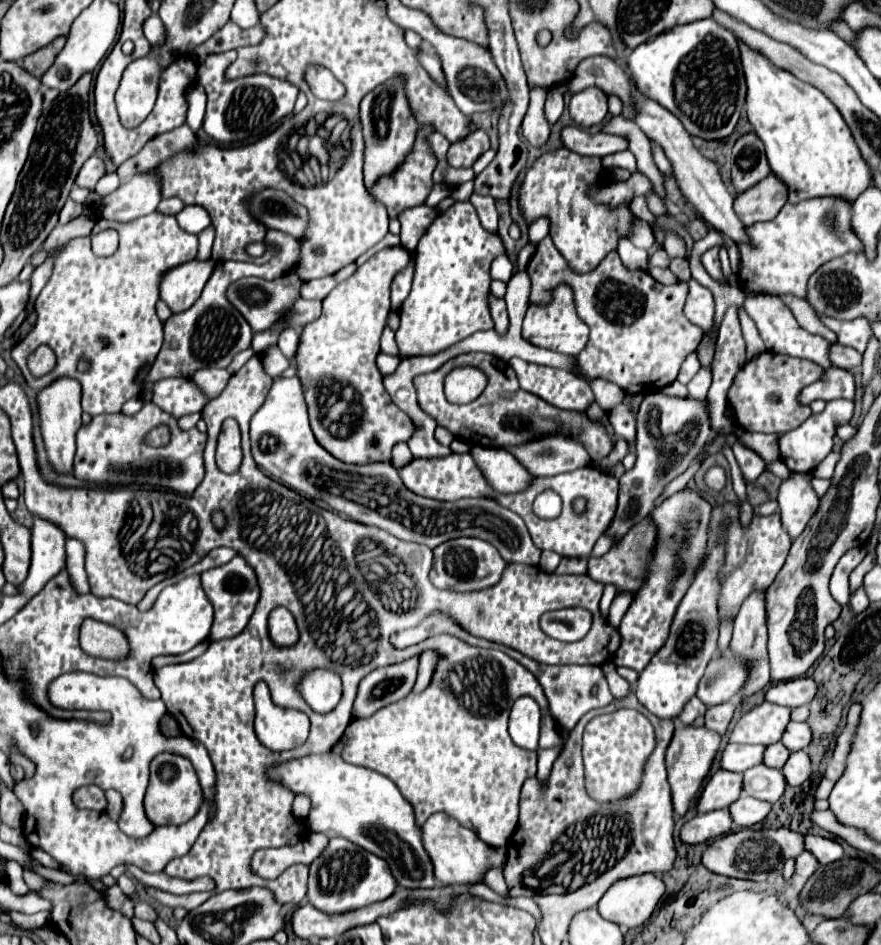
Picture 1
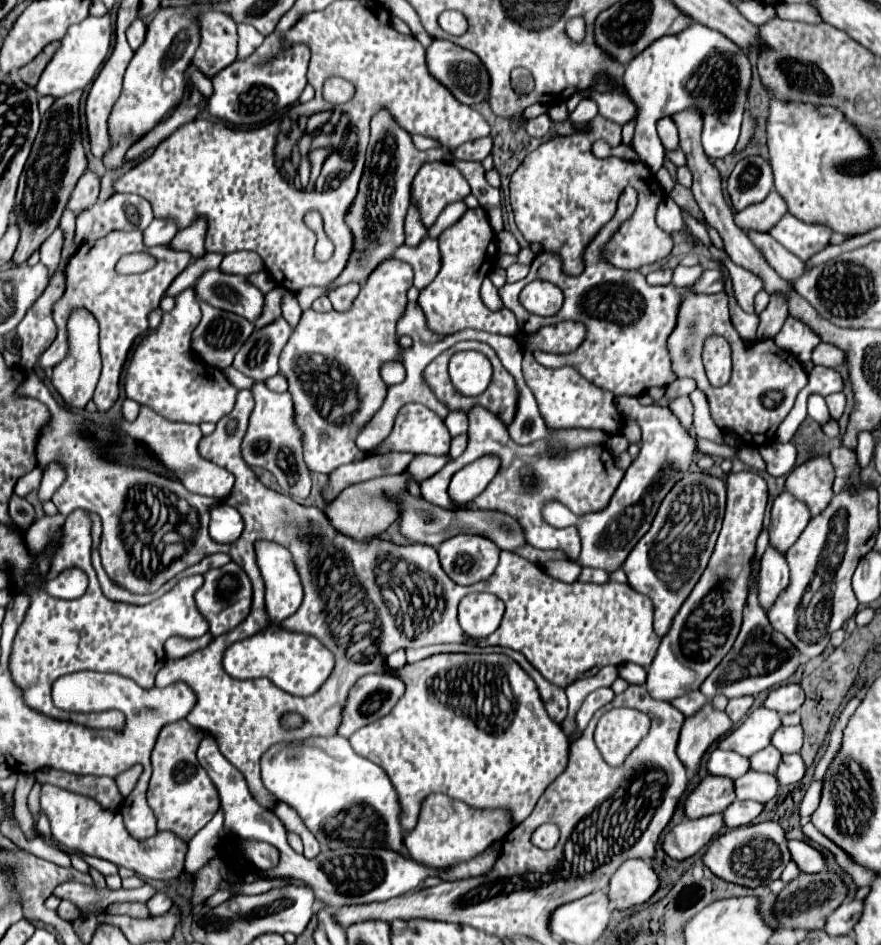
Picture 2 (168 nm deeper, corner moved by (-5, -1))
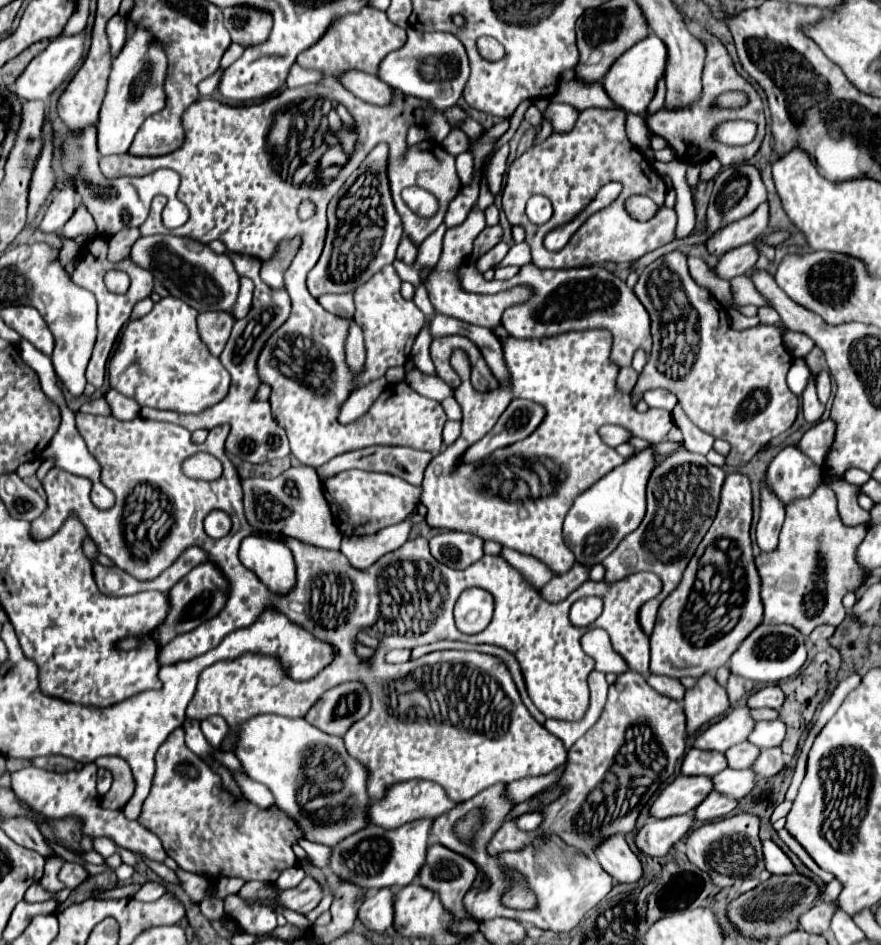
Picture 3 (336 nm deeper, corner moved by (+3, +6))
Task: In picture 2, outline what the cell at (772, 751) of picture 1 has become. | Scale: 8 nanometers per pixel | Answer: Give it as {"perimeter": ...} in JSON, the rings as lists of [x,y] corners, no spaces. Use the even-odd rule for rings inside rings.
{"perimeter":[[[768,745],[766,749],[762,749],[750,757],[750,769],[774,775],[780,759],[782,759],[782,753],[778,753],[778,749],[774,749],[772,745]]]}

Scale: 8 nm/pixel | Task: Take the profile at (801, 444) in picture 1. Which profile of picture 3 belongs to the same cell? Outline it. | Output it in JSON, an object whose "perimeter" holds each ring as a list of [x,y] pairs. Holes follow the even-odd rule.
{"perimeter":[[[820,372],[816,376],[816,390],[818,390],[820,402],[826,404],[830,398],[830,376],[828,376],[828,372]]]}

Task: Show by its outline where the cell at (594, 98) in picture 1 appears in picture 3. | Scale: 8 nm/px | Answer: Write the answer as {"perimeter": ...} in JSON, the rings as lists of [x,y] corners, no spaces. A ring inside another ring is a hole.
{"perimeter":[[[552,102],[552,104],[548,106],[544,118],[552,120],[554,130],[570,130],[570,128],[574,126],[578,114],[580,114],[580,112],[578,112],[574,106],[570,106],[570,104],[554,104],[554,102]]]}

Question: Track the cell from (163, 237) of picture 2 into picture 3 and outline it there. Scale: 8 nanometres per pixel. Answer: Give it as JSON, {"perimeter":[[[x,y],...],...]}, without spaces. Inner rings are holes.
{"perimeter":[[[122,230],[118,234],[112,236],[110,240],[110,250],[108,250],[108,258],[112,262],[118,262],[122,258],[126,258],[130,254],[130,248],[132,244],[138,240],[140,236],[140,230]]]}

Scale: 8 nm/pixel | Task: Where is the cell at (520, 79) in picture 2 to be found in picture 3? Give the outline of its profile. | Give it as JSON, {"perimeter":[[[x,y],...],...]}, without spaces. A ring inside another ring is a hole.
{"perimeter":[[[480,38],[478,40],[478,52],[492,62],[498,62],[504,58],[504,48],[494,38]]]}

